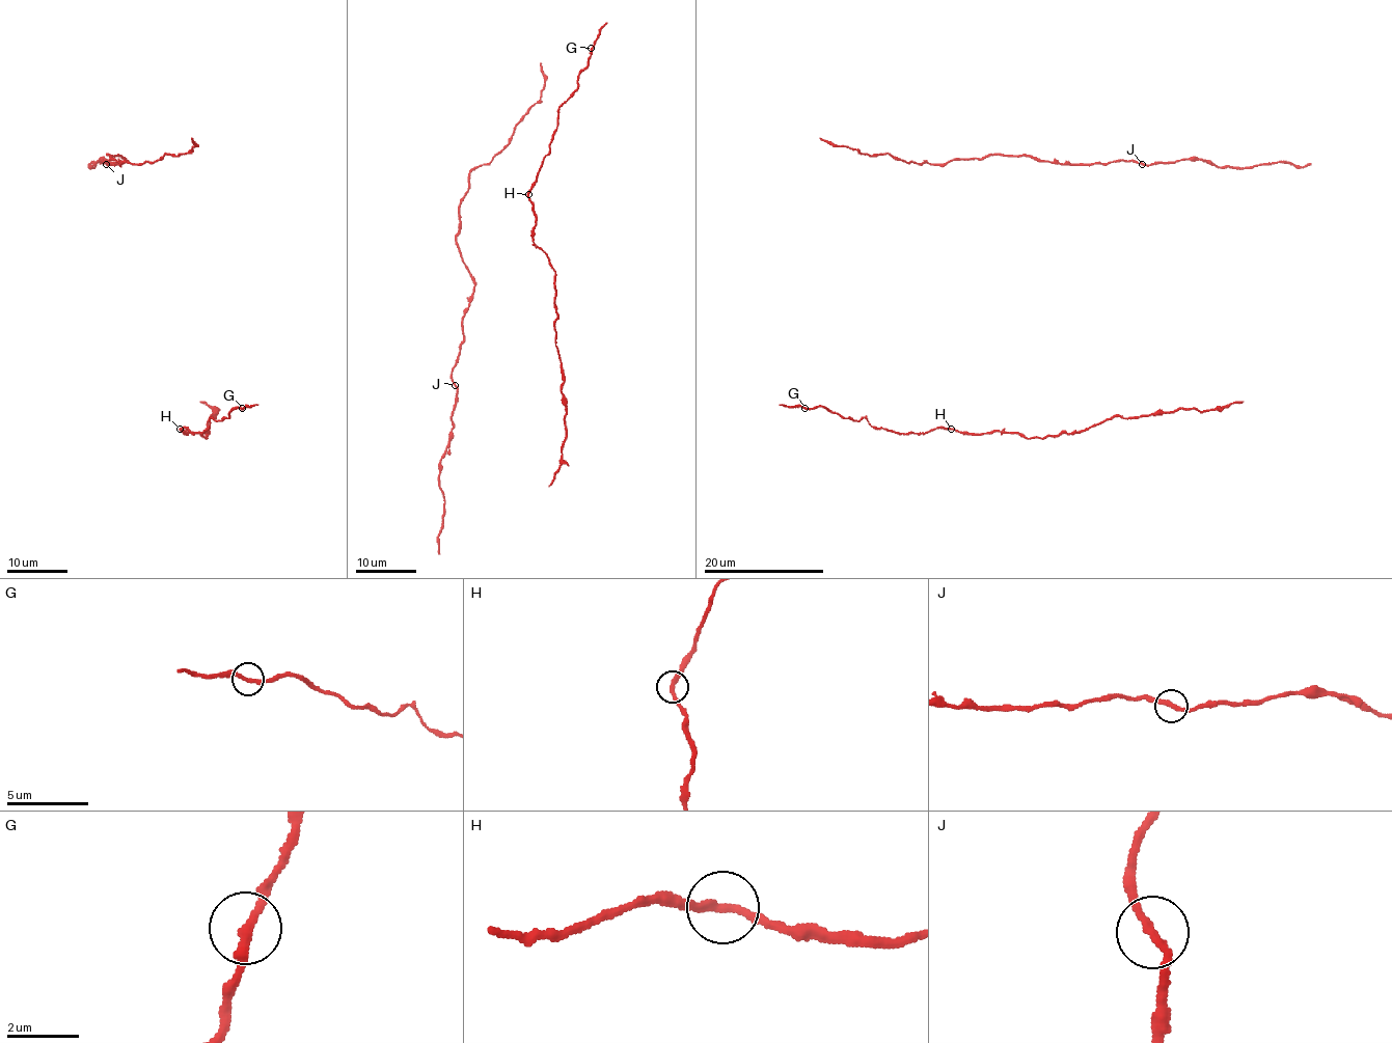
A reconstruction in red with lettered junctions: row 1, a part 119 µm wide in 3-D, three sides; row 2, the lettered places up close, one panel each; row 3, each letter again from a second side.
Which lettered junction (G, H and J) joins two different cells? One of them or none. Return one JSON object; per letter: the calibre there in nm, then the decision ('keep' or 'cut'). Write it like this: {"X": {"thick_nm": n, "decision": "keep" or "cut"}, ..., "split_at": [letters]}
{"G": {"thick_nm": 240, "decision": "keep"}, "H": {"thick_nm": 240, "decision": "keep"}, "J": {"thick_nm": 240, "decision": "keep"}, "split_at": []}

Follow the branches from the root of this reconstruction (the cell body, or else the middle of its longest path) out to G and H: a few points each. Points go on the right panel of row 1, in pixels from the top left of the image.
G: (1243, 402), (1111, 416), (1042, 438), (952, 429), (895, 433), (865, 418), (804, 408)
H: (1243, 402), (1205, 411), (1111, 416), (1081, 432), (1042, 438), (1001, 432), (961, 433), (951, 429)

